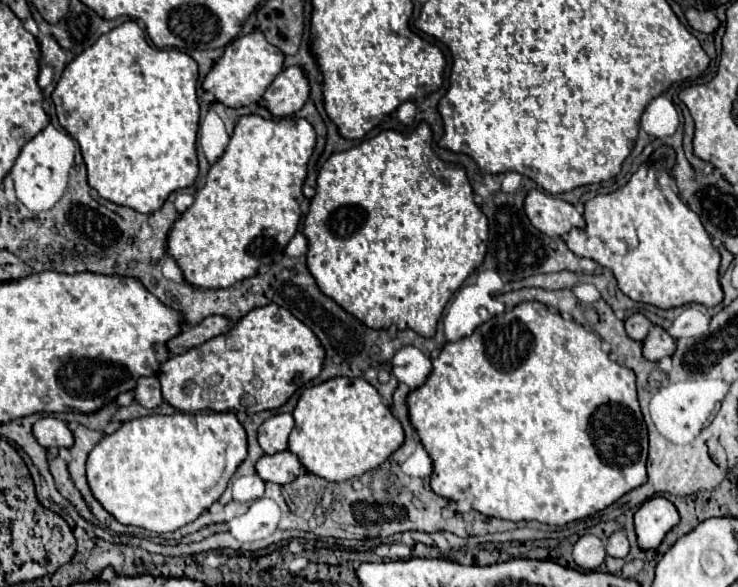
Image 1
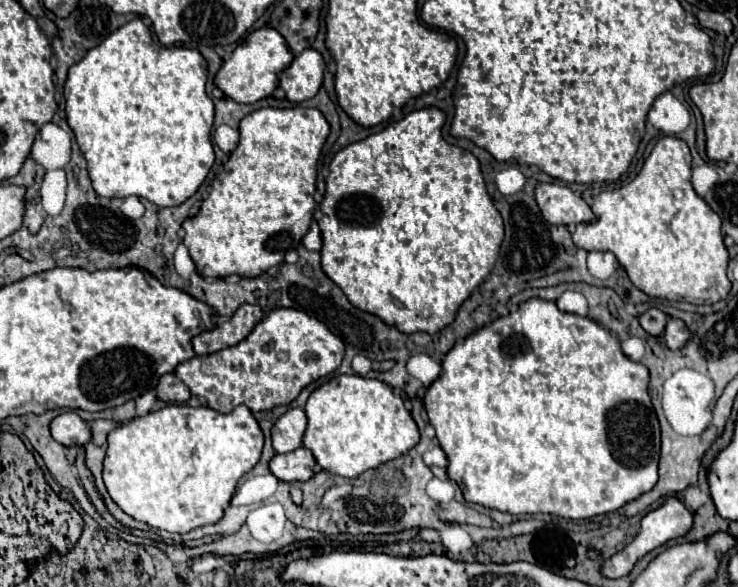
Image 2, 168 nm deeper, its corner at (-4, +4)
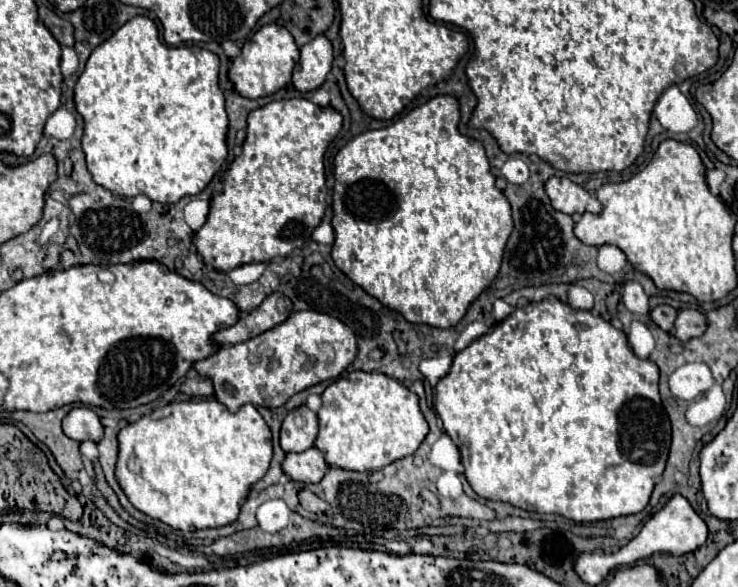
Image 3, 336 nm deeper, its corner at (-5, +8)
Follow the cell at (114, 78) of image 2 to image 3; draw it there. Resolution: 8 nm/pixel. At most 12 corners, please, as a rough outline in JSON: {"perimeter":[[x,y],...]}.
{"perimeter":[[133,17],[75,85],[93,181],[177,203],[227,157],[219,57]]}

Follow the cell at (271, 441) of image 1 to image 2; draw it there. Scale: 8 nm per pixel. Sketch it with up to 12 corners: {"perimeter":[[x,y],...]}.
{"perimeter":[[304,409],[286,411],[272,427],[276,453],[302,447]]}

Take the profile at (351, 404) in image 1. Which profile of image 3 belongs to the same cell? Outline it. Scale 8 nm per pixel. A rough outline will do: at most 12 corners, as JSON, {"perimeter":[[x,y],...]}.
{"perimeter":[[351,371],[323,391],[315,447],[381,469],[429,431],[417,395]]}

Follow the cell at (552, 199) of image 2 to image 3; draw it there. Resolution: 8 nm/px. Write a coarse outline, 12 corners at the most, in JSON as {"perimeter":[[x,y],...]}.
{"perimeter":[[549,177],[545,193],[565,215],[601,211],[581,185]]}

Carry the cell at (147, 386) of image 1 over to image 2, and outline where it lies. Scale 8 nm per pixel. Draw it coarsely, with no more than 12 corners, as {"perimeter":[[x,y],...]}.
{"perimeter":[[174,373],[156,387],[160,399],[186,403],[190,389]]}

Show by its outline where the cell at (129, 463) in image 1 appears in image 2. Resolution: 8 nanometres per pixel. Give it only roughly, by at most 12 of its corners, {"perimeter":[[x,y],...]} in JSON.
{"perimeter":[[168,405],[108,435],[130,517],[224,517],[264,447],[256,417]]}

